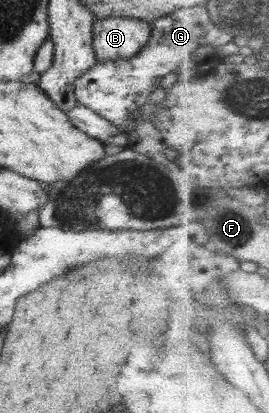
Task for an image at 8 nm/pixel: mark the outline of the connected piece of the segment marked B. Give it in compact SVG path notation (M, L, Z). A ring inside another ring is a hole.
M120 16L96 19L92 41L97 61L135 56L147 44L151 30L150 21Z

